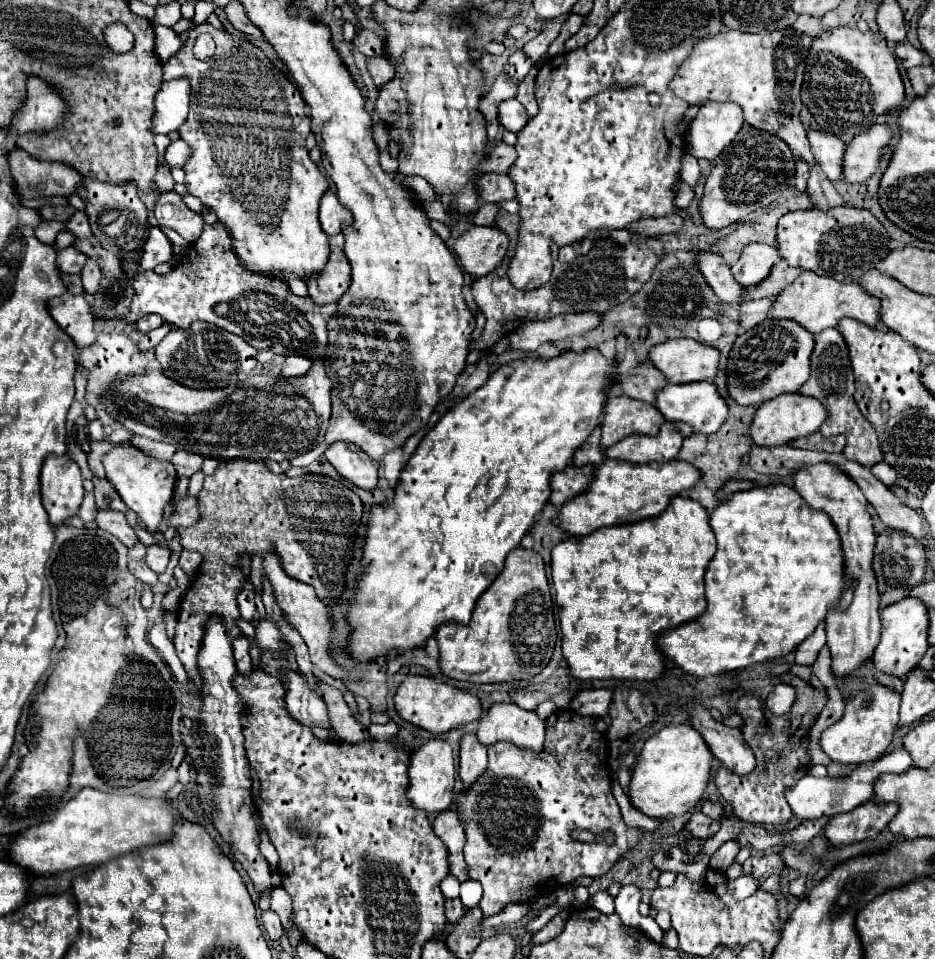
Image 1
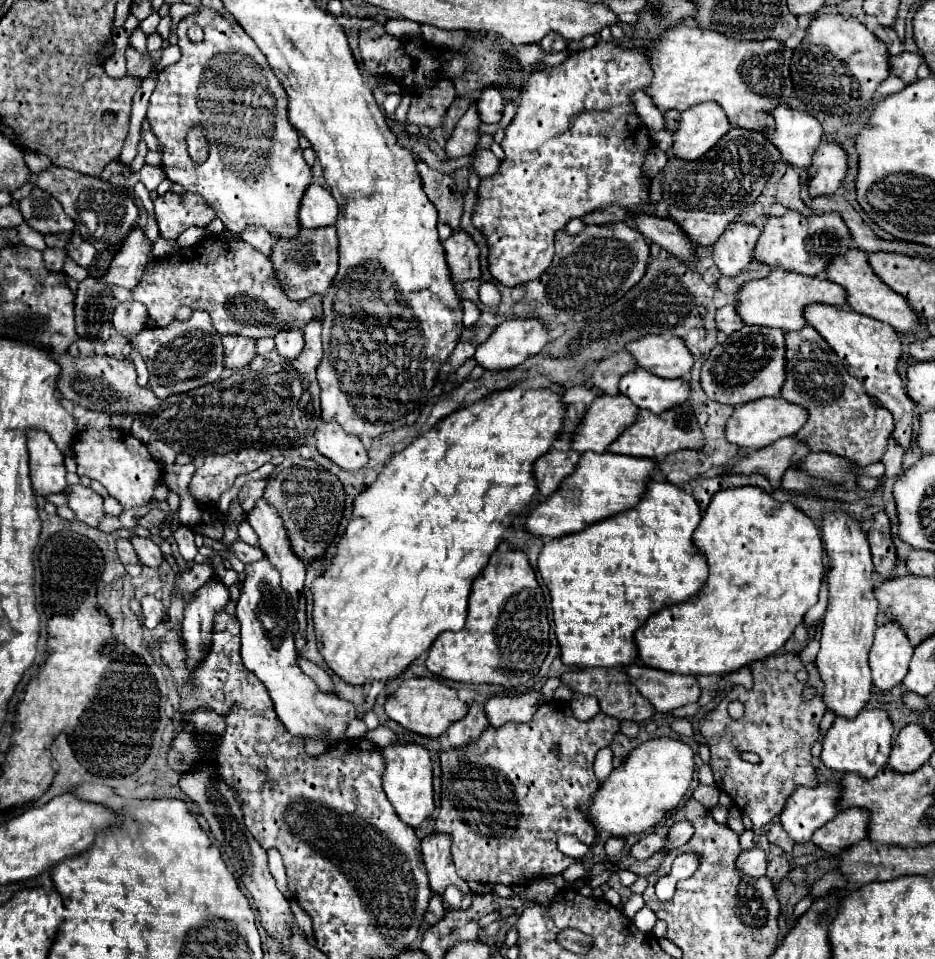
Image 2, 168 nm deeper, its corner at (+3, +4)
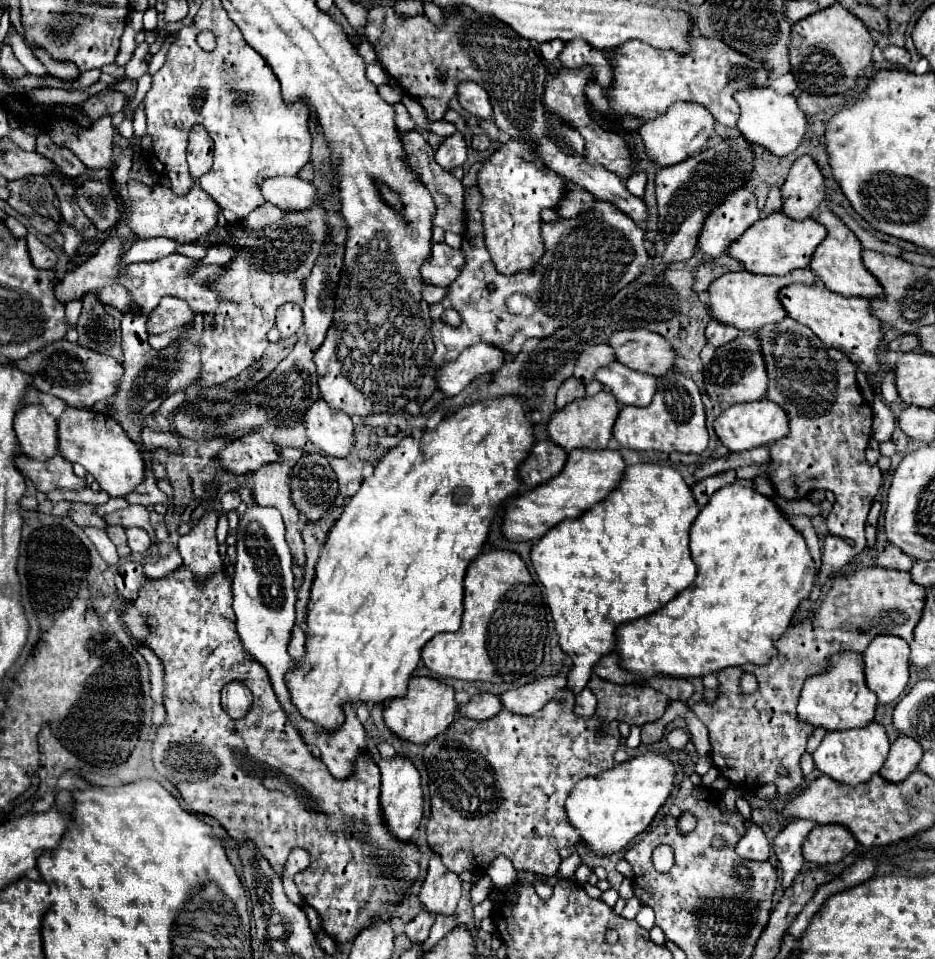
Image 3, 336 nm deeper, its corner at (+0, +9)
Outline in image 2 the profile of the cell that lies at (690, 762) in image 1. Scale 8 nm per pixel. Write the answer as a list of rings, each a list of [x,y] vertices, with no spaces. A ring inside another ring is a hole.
[[[660,737],[638,745],[626,761],[612,771],[596,797],[588,805],[588,819],[598,831],[608,831],[616,837],[630,837],[654,827],[668,811],[676,809],[678,803],[690,789],[694,775],[694,751],[684,741]]]

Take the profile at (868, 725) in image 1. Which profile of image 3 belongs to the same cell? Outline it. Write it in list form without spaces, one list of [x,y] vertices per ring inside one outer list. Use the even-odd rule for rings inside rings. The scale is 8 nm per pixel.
[[[871,722],[867,728],[859,728],[859,730],[827,732],[819,748],[813,752],[813,760],[821,774],[833,778],[839,784],[857,786],[867,782],[873,774],[879,772],[887,754],[889,754],[889,738],[885,734],[885,728],[877,722]]]

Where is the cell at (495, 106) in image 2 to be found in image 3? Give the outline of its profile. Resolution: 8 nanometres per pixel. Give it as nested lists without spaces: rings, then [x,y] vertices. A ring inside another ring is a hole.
[[[463,82],[461,86],[457,86],[457,98],[459,98],[459,104],[469,114],[473,114],[477,118],[491,118],[493,116],[493,108],[489,104],[489,96],[479,84]]]

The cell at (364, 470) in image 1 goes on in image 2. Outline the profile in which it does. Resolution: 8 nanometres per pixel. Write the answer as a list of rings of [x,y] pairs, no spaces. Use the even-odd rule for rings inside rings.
[[[322,423],[316,433],[318,451],[346,471],[360,471],[368,465],[368,451],[362,441],[348,435],[338,423]]]

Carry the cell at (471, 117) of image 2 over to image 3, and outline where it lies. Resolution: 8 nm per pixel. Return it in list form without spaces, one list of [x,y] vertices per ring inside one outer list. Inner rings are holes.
[[[449,136],[443,140],[439,150],[435,152],[435,160],[443,170],[453,170],[457,166],[463,166],[467,160],[467,144],[463,136]]]

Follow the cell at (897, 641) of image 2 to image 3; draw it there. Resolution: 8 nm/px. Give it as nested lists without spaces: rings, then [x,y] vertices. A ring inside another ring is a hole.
[[[877,636],[871,642],[871,646],[863,652],[865,682],[877,694],[879,704],[891,704],[903,694],[903,690],[909,682],[909,668],[911,668],[909,652],[911,652],[909,644],[899,636]]]

